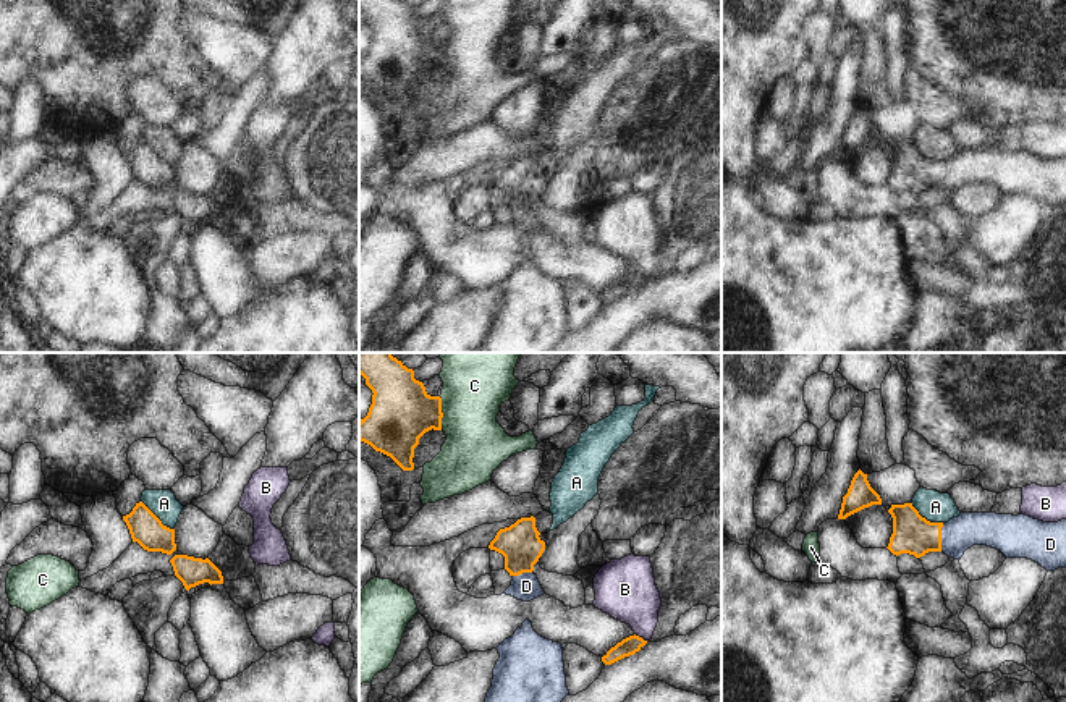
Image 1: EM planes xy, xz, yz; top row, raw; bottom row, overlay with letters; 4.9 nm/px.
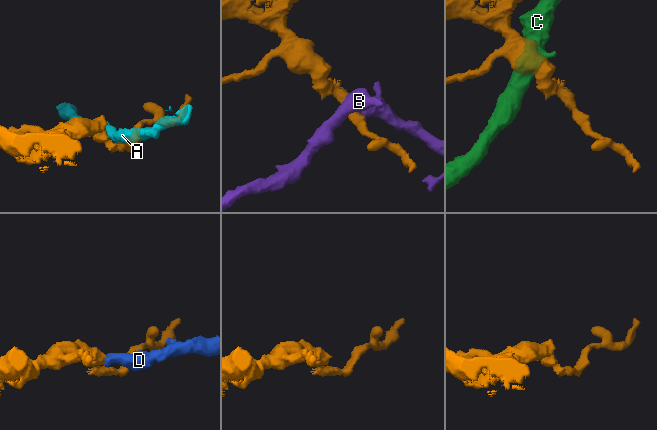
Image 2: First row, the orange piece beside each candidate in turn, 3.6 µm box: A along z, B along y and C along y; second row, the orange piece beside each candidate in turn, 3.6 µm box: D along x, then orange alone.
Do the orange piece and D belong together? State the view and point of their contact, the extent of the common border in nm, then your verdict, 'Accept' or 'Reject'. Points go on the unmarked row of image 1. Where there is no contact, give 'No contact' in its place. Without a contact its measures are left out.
Touches orange at yz (940, 175). Shared border 140 nm. Accept

